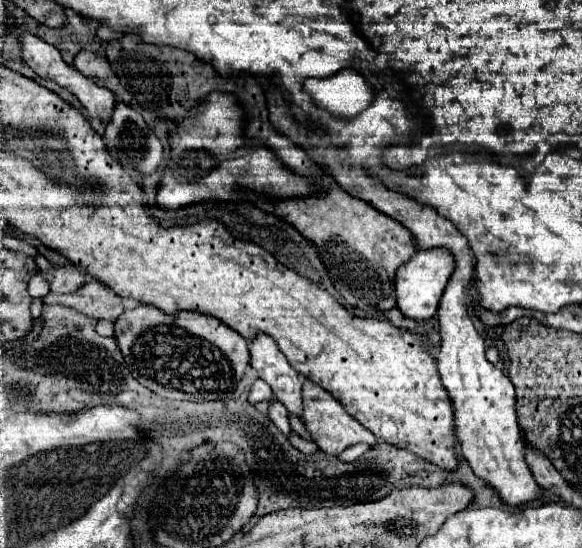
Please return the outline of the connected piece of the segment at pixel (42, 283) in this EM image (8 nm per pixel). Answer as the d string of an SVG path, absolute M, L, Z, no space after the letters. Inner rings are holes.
M37 273L37 275L31 277L31 281L29 281L29 293L33 297L45 297L49 293L49 283L47 283L47 279L41 273Z

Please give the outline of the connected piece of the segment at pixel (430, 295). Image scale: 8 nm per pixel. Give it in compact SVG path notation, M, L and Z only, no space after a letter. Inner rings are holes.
M417 251L407 263L397 269L395 275L395 295L399 311L413 321L429 321L431 317L435 317L447 279L451 277L451 267L455 265L451 263L451 255L447 255L447 251Z

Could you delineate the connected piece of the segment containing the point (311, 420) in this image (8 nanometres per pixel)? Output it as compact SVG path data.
M311 381L303 383L303 415L301 415L301 421L307 425L309 433L313 435L313 441L319 445L319 449L329 453L329 455L339 455L355 443L367 443L369 447L377 445L377 439L371 431L367 431L357 419L353 419L345 411L345 407L329 391L325 391L323 387L319 387Z

